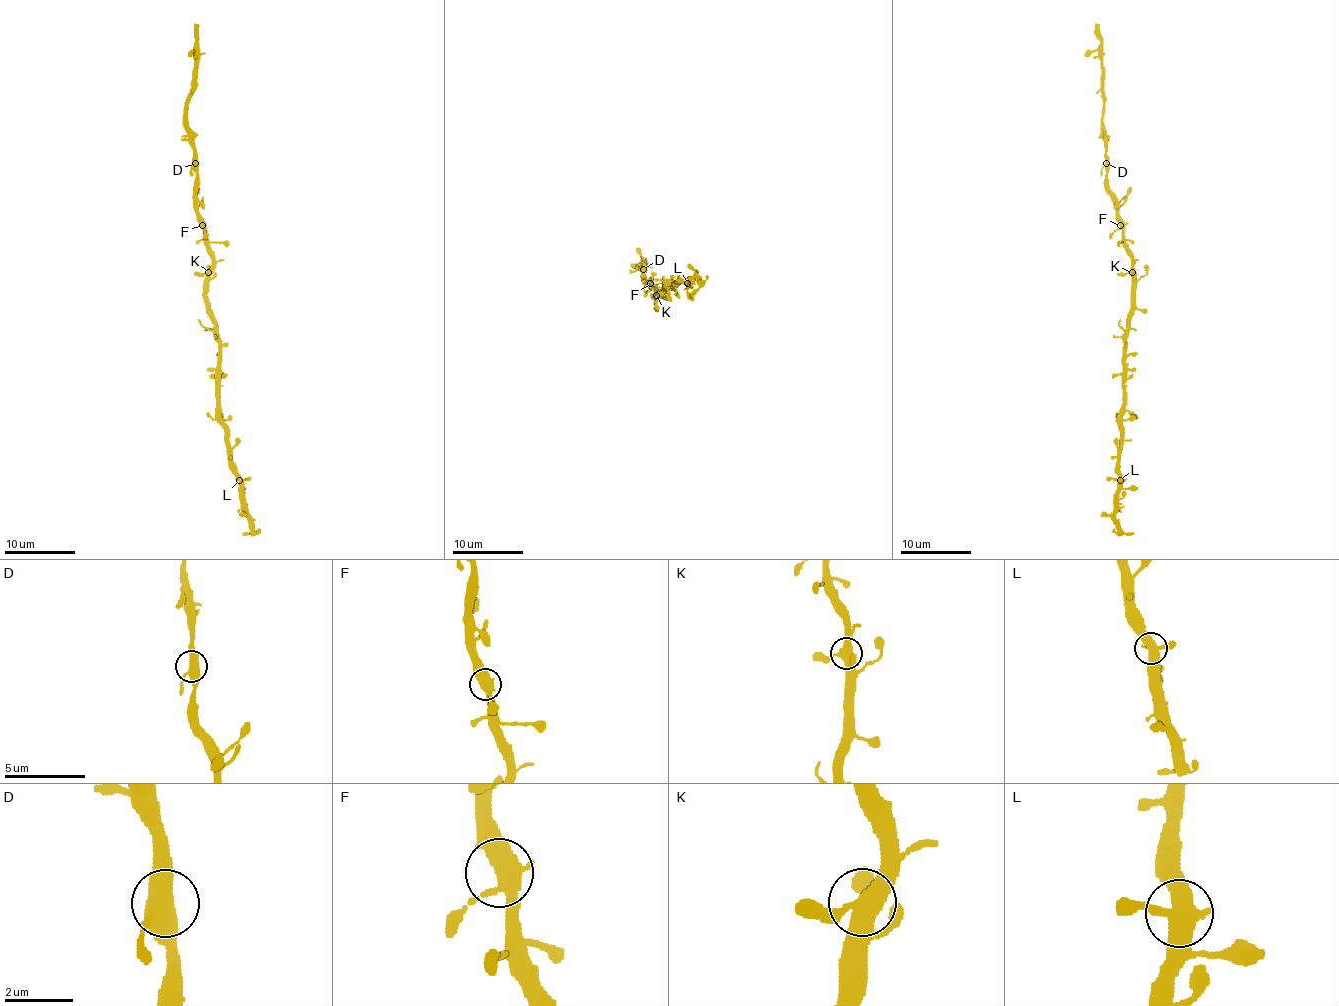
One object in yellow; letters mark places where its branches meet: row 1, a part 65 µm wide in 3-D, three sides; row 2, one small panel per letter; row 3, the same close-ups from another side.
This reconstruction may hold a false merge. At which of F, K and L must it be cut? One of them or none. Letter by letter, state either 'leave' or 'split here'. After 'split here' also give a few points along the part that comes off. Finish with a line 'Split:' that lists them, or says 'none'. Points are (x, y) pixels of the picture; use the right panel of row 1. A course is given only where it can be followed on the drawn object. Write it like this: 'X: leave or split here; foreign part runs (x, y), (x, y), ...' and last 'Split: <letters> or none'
F: leave
K: leave
L: leave
Split: none

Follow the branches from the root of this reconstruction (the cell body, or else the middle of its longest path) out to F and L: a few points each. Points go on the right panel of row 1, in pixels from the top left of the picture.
F: (1132, 283), (1132, 253), (1120, 225)
L: (1132, 283), (1132, 314), (1125, 341), (1120, 480)

